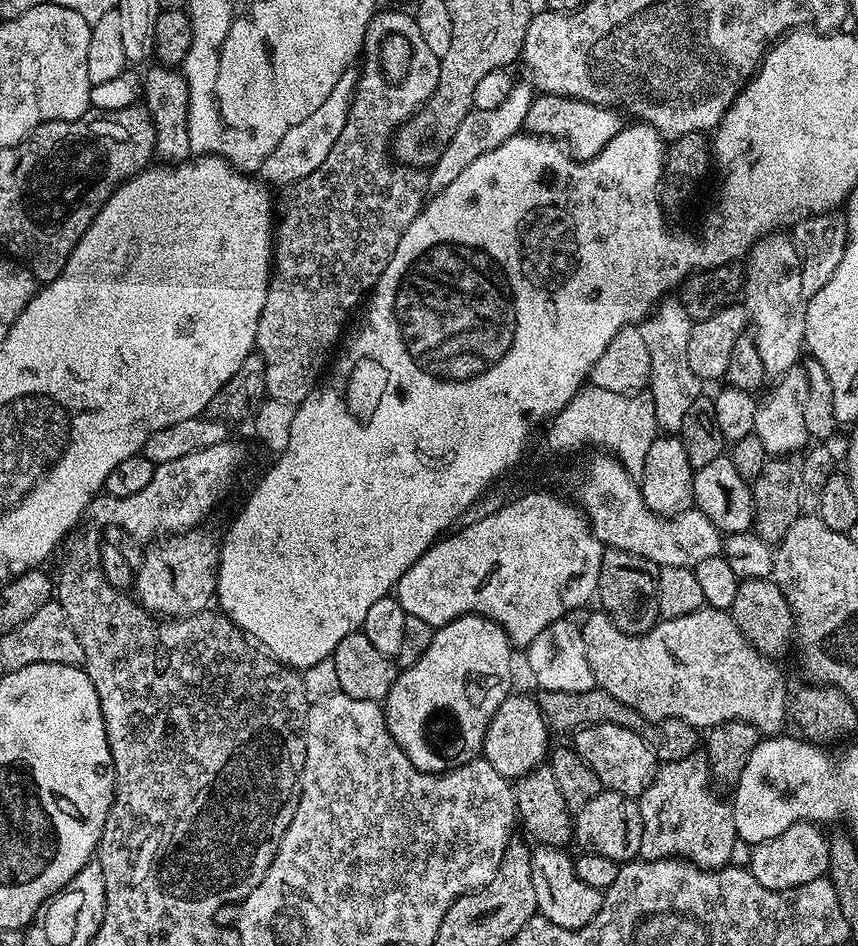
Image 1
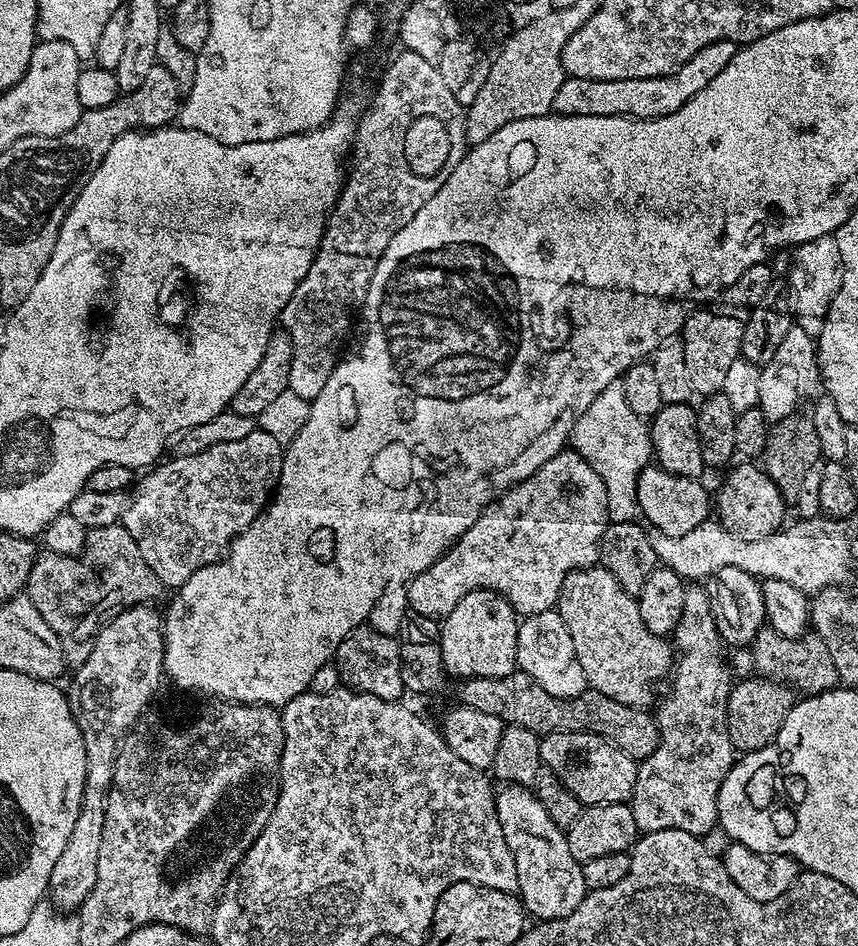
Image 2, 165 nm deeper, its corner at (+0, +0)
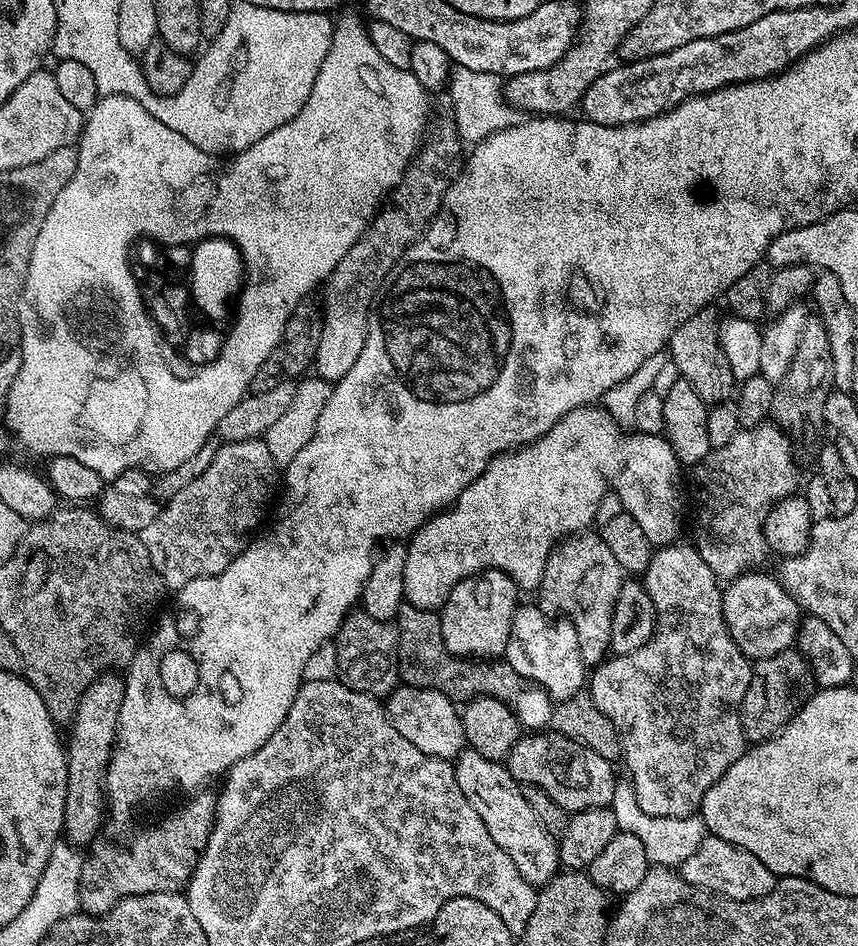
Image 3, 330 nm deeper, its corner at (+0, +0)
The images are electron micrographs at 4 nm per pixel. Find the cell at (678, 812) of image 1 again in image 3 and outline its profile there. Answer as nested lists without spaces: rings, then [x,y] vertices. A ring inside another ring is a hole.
[[[673,542],[657,547],[652,553],[648,569],[642,574],[644,589],[650,594],[652,605],[656,611],[654,634],[646,642],[646,646],[625,656],[612,656],[595,665],[591,669],[590,679],[586,684],[592,703],[598,706],[598,710],[602,710],[602,714],[606,714],[610,718],[610,722],[614,722],[614,726],[618,730],[622,764],[632,771],[630,783],[636,792],[638,806],[642,806],[642,810],[646,810],[646,814],[654,814],[658,818],[682,818],[693,815],[704,800],[706,790],[710,790],[710,786],[714,786],[714,782],[718,782],[718,778],[722,778],[726,774],[726,770],[730,770],[730,766],[734,766],[734,762],[738,762],[738,758],[744,755],[746,737],[740,721],[740,707],[746,698],[746,690],[750,686],[753,665],[753,661],[744,656],[742,650],[738,650],[738,646],[726,626],[726,618],[722,610],[721,581],[714,574],[714,570],[710,570],[710,566],[706,566],[706,562],[702,562],[700,553],[691,543],[680,543]]]

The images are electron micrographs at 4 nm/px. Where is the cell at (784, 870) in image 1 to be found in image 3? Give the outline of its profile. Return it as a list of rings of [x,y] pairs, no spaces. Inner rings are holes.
[[[711,834],[705,835],[702,846],[678,866],[678,871],[681,878],[694,887],[705,888],[728,900],[760,900],[774,890],[778,879],[754,854]]]

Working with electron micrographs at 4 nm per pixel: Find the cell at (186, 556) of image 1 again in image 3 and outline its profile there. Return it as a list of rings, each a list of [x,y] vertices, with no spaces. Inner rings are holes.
[[[116,674],[98,677],[80,696],[70,725],[72,733],[66,736],[68,789],[62,836],[69,844],[91,845],[97,839],[96,831],[100,828],[100,822],[106,818],[104,776],[108,772],[112,748],[116,744],[116,727],[123,697],[124,681]]]

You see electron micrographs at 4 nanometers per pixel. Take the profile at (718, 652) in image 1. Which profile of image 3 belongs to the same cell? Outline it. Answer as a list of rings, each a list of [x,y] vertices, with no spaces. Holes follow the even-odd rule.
[[[592,530],[564,537],[563,540],[553,544],[552,553],[546,558],[546,570],[542,574],[538,595],[544,599],[543,607],[549,613],[568,620],[574,626],[585,665],[595,666],[609,655],[610,622],[620,587],[624,584],[625,579],[626,573],[618,566],[618,558],[614,558],[614,554],[610,554],[610,546],[606,546],[602,537]]]

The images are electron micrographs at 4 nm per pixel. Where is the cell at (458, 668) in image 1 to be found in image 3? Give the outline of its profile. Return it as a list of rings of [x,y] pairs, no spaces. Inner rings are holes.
[[[493,568],[458,582],[438,612],[446,650],[450,650],[452,656],[473,660],[490,661],[503,657],[510,642],[510,626],[518,607],[516,595],[518,589],[515,582]]]

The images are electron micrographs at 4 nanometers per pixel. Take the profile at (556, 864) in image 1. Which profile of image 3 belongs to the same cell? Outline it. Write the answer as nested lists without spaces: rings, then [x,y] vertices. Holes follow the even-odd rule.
[[[471,750],[457,756],[454,767],[458,790],[462,790],[462,794],[466,794],[466,802],[478,810],[478,818],[482,818],[482,822],[486,822],[486,830],[490,830],[490,838],[494,838],[494,842],[510,854],[510,862],[518,866],[518,874],[522,874],[522,878],[535,888],[550,883],[562,868],[557,837],[551,836],[546,826],[538,822],[538,814],[534,814],[530,802],[526,802],[507,767],[499,760],[482,758]]]

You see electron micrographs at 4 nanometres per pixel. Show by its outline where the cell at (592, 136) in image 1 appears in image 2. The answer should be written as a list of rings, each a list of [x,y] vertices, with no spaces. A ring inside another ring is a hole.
[[[719,40],[694,54],[677,72],[658,78],[618,78],[617,80],[595,80],[568,76],[558,86],[552,112],[557,116],[630,116],[633,120],[653,120],[666,114],[674,114],[686,101],[694,98],[698,90],[718,78],[722,70],[734,58],[738,45],[732,40]]]

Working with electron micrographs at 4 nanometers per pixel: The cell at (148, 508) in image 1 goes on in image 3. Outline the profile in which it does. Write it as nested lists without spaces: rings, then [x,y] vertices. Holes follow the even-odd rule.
[[[263,438],[221,443],[214,454],[214,462],[206,466],[205,472],[198,474],[194,482],[178,490],[178,494],[167,500],[161,507],[164,509],[153,520],[145,528],[143,525],[139,529],[138,535],[146,546],[146,554],[150,554],[150,562],[163,578],[165,589],[179,590],[186,586],[186,582],[194,582],[194,578],[217,576],[219,572],[226,570],[226,566],[230,566],[230,562],[234,562],[241,548],[245,547],[249,537],[261,527],[260,519],[268,508],[268,499],[271,498],[272,491],[274,496],[277,488],[278,465]]]

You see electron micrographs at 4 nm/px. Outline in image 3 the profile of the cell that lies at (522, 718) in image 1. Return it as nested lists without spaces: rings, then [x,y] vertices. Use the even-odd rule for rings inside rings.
[[[401,683],[393,690],[392,695],[387,697],[386,711],[394,730],[398,730],[398,734],[402,734],[406,742],[418,746],[422,754],[455,761],[456,757],[465,751],[464,731],[458,708],[446,694]]]

